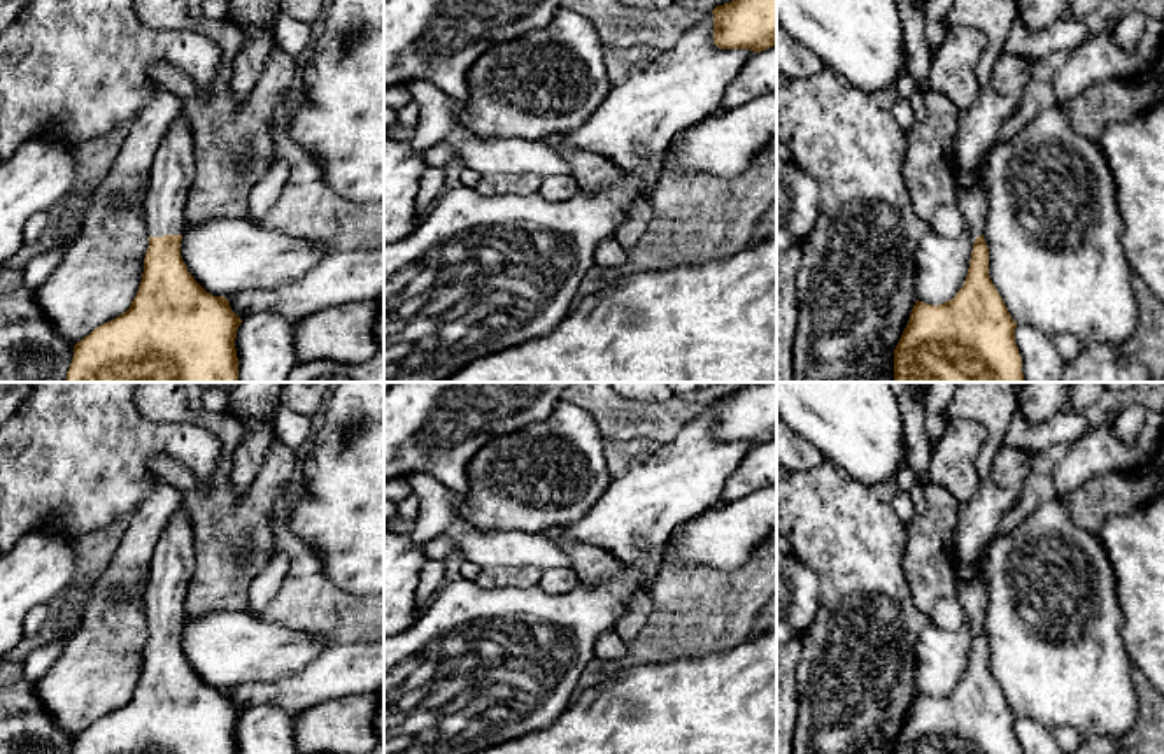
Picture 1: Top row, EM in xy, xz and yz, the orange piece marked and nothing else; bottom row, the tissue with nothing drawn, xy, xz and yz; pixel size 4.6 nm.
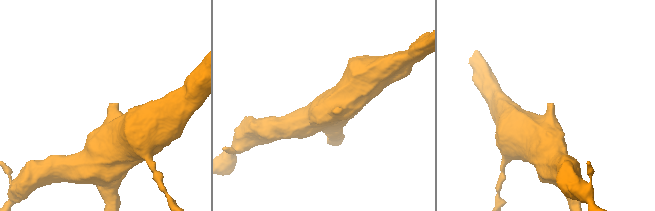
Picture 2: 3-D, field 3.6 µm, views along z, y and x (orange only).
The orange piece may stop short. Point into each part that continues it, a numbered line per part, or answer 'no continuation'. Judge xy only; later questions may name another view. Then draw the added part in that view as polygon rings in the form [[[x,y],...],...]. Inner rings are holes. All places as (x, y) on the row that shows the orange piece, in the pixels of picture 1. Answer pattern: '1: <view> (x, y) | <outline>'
1: xy (172, 174) | [[[181,112],[174,117],[153,161],[144,202],[149,237],[182,235],[186,196],[195,174],[193,135]]]

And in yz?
1: yz (972, 202) | [[[985,160],[975,170],[975,182],[969,189],[957,189],[954,193],[954,205],[961,210],[964,223],[969,226],[973,238],[983,235],[987,216],[987,191],[985,191]]]

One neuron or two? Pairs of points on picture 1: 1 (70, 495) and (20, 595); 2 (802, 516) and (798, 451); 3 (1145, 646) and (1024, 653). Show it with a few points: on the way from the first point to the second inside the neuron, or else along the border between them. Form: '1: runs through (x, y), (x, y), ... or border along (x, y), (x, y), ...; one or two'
1: border along (74, 537), (56, 523), (46, 523), (20, 540); two
2: border along (824, 458), (814, 467), (794, 472); two
3: border along (1119, 607), (1122, 614), (1122, 646), (1133, 667); two

